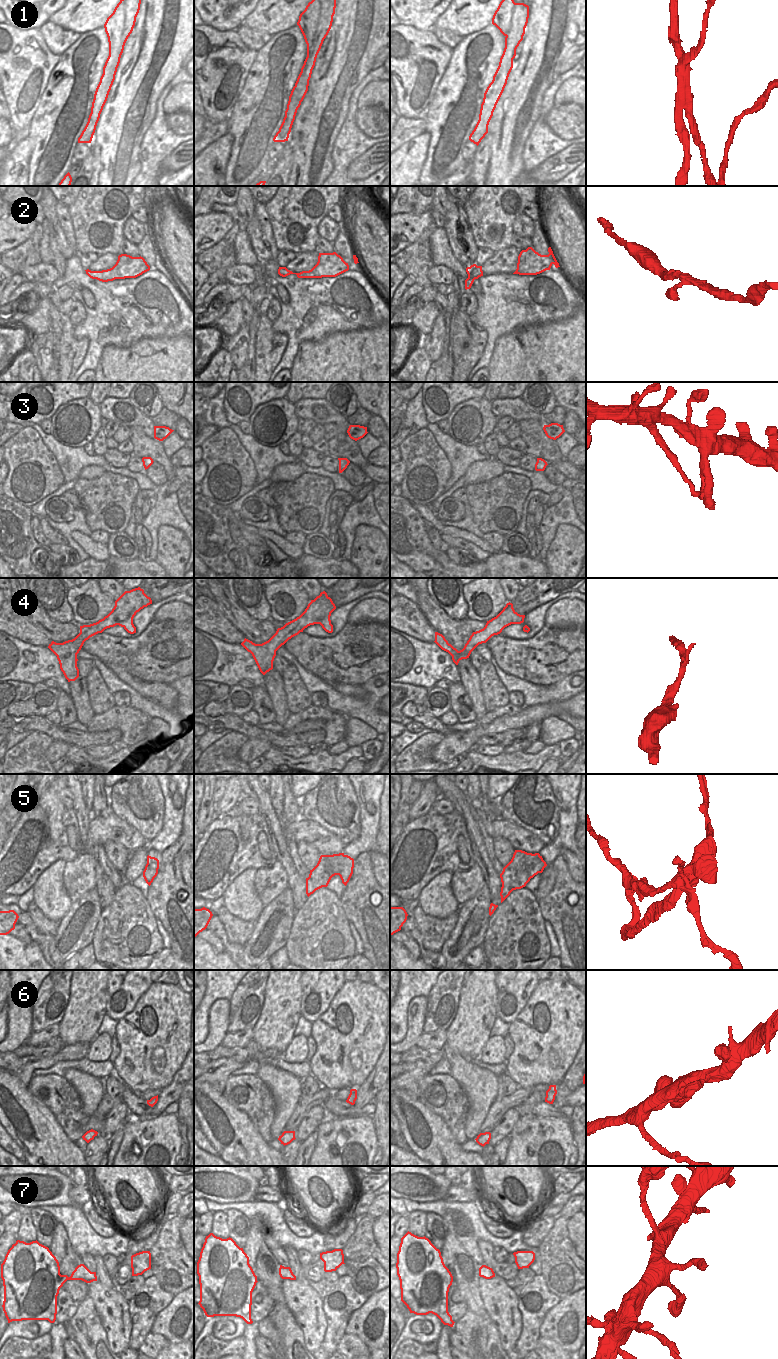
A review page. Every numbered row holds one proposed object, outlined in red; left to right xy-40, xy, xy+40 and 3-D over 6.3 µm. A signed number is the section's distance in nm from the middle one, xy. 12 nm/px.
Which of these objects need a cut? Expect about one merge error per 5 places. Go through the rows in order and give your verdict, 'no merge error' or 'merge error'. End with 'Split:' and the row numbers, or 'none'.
1: merge error
2: no merge error
3: no merge error
4: no merge error
5: merge error
6: no merge error
7: no merge error
Split: 1, 5

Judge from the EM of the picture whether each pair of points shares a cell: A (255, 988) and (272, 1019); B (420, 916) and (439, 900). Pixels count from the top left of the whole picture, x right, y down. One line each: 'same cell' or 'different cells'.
A: different cells
B: different cells

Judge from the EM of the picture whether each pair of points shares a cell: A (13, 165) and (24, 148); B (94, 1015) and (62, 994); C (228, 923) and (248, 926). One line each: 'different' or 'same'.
A: same
B: different
C: same

